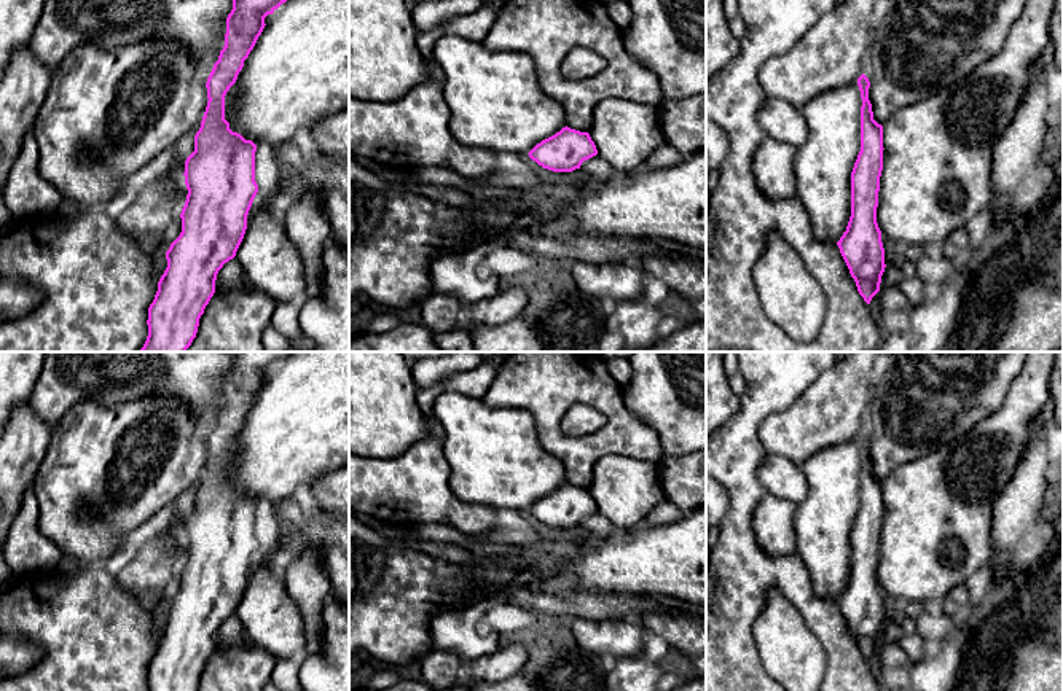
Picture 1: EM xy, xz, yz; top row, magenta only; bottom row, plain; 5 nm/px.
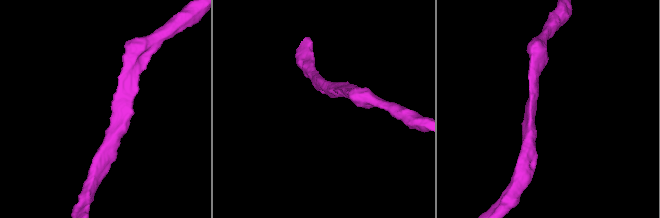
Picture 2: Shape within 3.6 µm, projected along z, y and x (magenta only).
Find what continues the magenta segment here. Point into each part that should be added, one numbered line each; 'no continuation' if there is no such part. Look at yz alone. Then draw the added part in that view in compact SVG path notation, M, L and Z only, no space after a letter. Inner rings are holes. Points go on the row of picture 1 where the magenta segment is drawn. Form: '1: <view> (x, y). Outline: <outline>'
1: yz (823, 166). Outline: M857 83L813 97L802 115L808 139L795 148L795 199L806 209L814 236L837 244L851 217L851 172L861 151Z

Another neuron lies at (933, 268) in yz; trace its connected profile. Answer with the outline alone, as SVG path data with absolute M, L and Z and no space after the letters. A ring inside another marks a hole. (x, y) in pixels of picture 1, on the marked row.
M931 247L916 261L916 277L923 282L921 303L936 301L943 290L943 285L953 277L958 263L945 258L937 247Z

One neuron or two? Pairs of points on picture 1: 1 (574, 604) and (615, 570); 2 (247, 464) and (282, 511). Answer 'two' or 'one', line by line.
1: two
2: two

